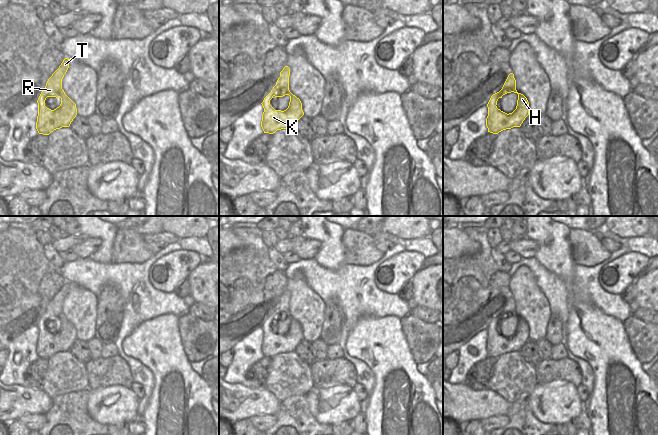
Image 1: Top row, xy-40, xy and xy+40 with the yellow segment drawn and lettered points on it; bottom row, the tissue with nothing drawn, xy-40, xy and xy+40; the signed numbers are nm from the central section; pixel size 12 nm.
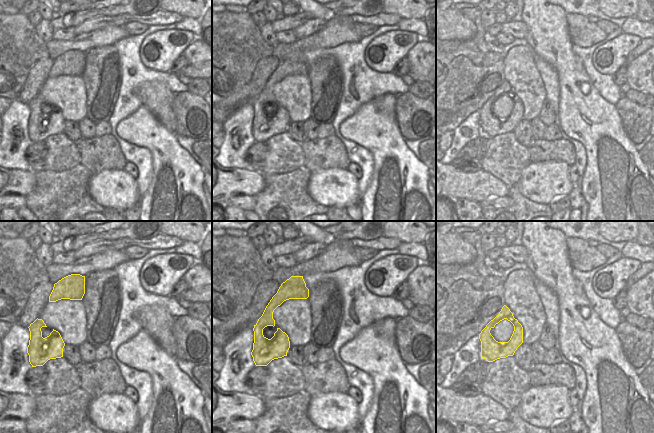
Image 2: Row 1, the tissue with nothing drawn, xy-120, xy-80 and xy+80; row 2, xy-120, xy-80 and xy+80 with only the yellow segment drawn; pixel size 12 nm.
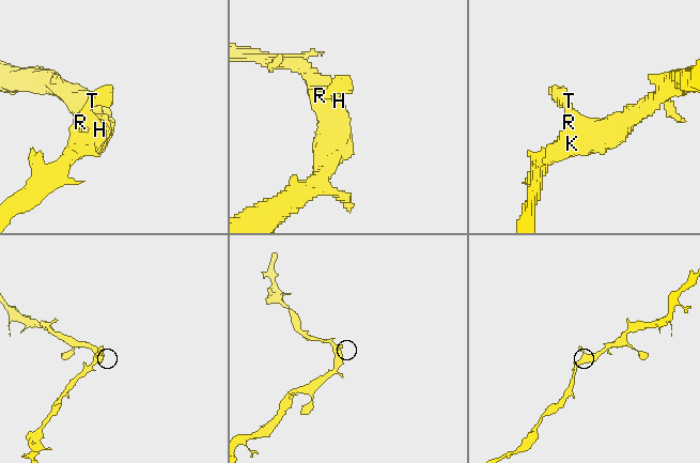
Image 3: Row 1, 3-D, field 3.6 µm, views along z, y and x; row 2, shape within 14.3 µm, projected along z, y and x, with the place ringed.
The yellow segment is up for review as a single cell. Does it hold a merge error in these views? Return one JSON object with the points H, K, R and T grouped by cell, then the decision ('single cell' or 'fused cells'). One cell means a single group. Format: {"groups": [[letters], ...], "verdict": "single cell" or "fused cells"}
{"groups": [["H", "K", "R", "T"]], "verdict": "single cell"}

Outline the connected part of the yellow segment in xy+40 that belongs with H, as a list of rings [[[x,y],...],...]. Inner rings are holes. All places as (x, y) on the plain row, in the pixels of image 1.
[[[513,297],[508,299],[502,313],[491,320],[487,331],[488,340],[486,342],[486,350],[488,356],[498,358],[503,354],[521,350],[525,342],[529,339],[529,326],[523,318],[517,316],[516,304]],[[511,316],[518,318],[517,330],[512,337],[507,338],[498,333],[496,329],[499,322]]]

